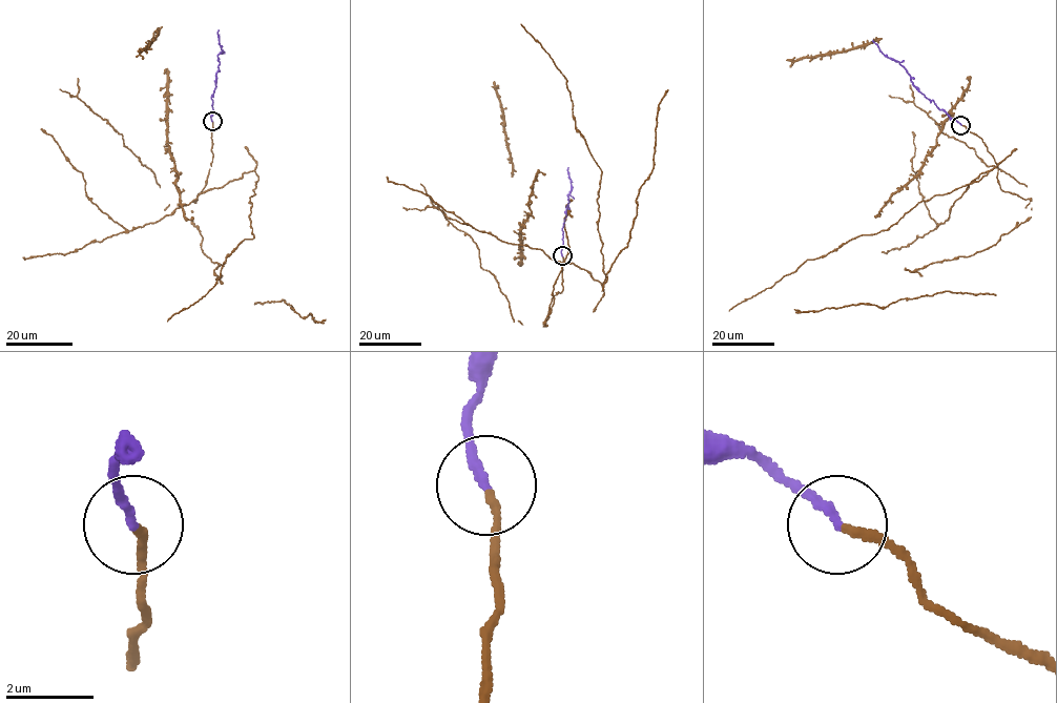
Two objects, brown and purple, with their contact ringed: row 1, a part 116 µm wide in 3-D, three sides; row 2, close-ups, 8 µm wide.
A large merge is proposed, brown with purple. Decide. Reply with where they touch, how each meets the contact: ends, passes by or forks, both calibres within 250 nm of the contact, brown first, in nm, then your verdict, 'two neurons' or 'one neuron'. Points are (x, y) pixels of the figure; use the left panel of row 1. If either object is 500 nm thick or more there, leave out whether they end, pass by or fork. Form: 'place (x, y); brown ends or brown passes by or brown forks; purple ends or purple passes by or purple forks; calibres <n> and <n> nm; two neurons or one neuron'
place (212, 121); brown ends; purple ends; calibres 170 and 200 nm; one neuron

